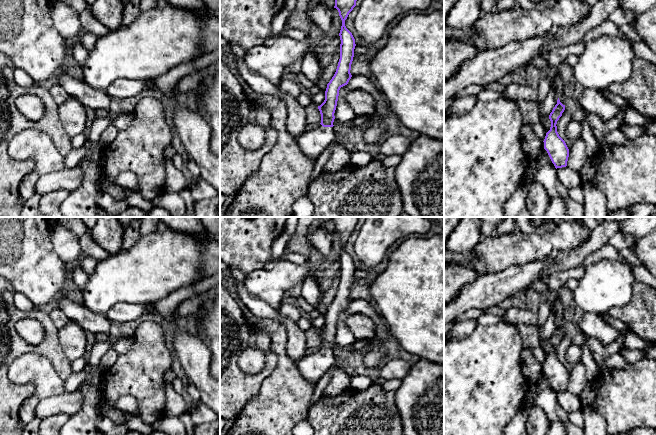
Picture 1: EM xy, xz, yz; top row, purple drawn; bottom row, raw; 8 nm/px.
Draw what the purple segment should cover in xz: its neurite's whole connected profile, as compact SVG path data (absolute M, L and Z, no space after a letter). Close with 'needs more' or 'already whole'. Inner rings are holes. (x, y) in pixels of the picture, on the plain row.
M333 217L332 220L335 224L334 232L338 234L342 244L339 257L341 264L340 283L334 300L327 308L325 324L318 330L321 338L320 349L313 354L305 355L296 363L297 369L302 377L315 385L317 385L322 376L336 362L333 353L334 337L337 330L339 314L341 311L347 309L352 301L350 294L356 270L352 257L345 250L345 244L356 230L358 217Z | needs more

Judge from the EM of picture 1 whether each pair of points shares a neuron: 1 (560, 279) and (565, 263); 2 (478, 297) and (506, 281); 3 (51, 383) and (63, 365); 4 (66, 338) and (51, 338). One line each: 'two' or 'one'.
1: two
2: one
3: two
4: two

